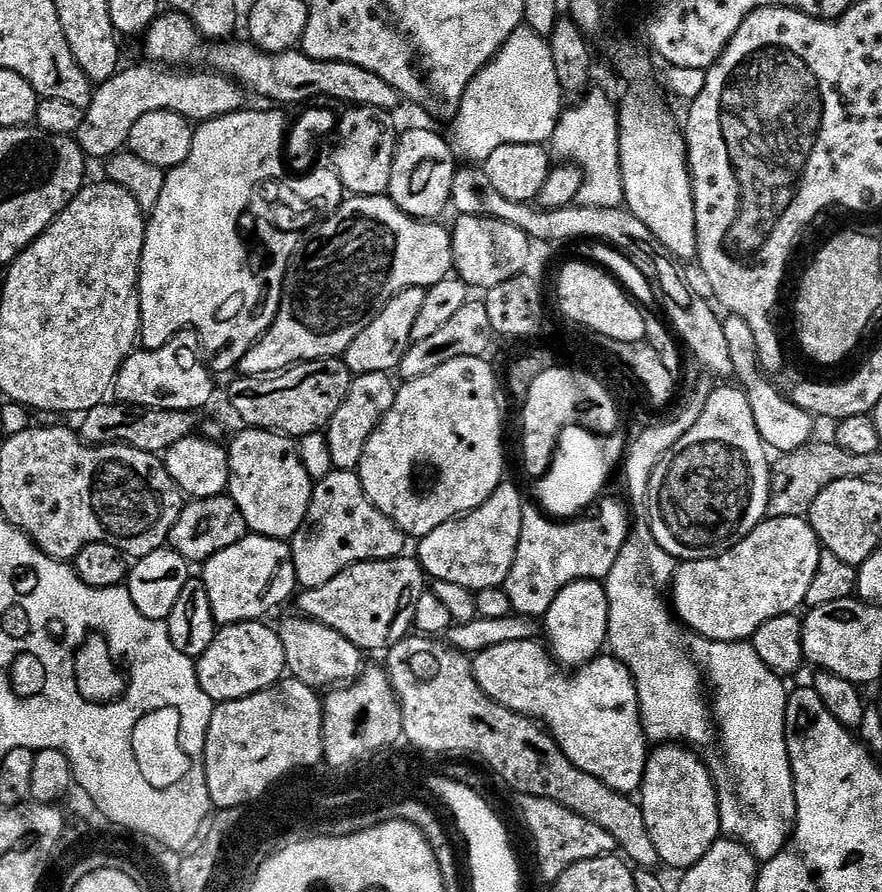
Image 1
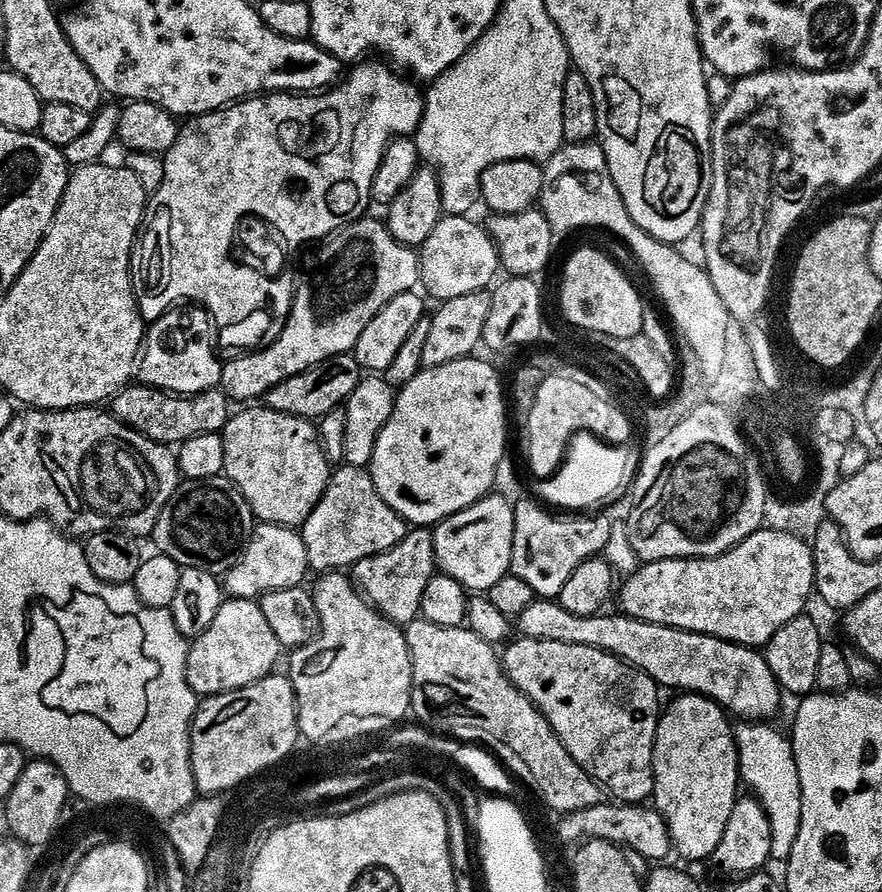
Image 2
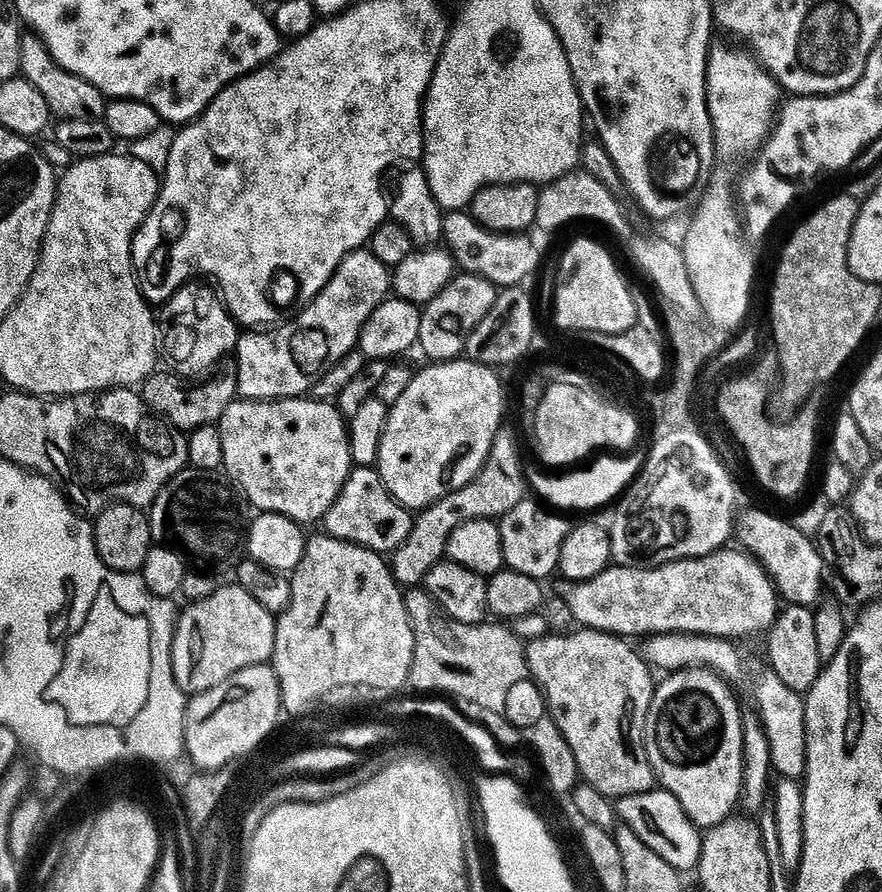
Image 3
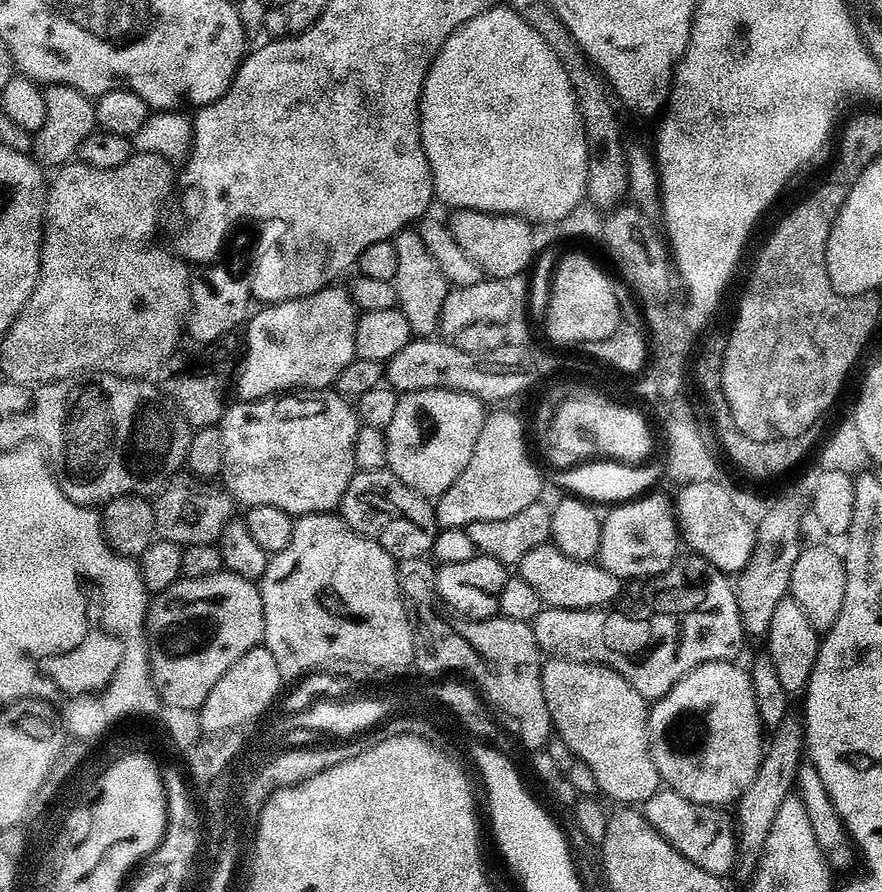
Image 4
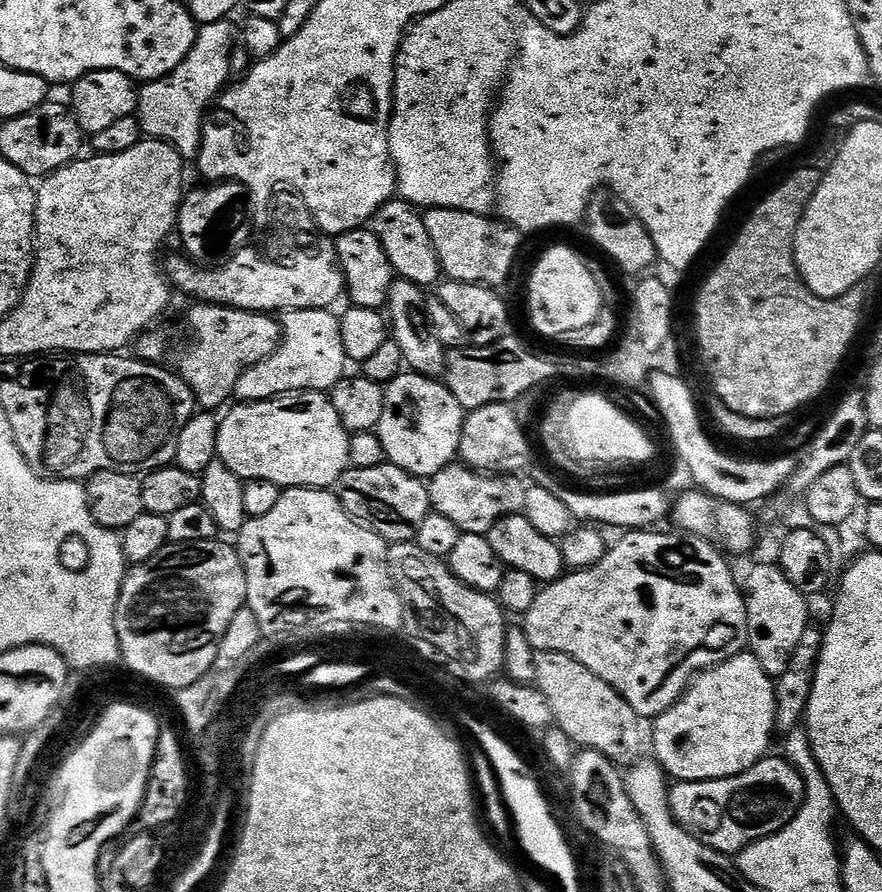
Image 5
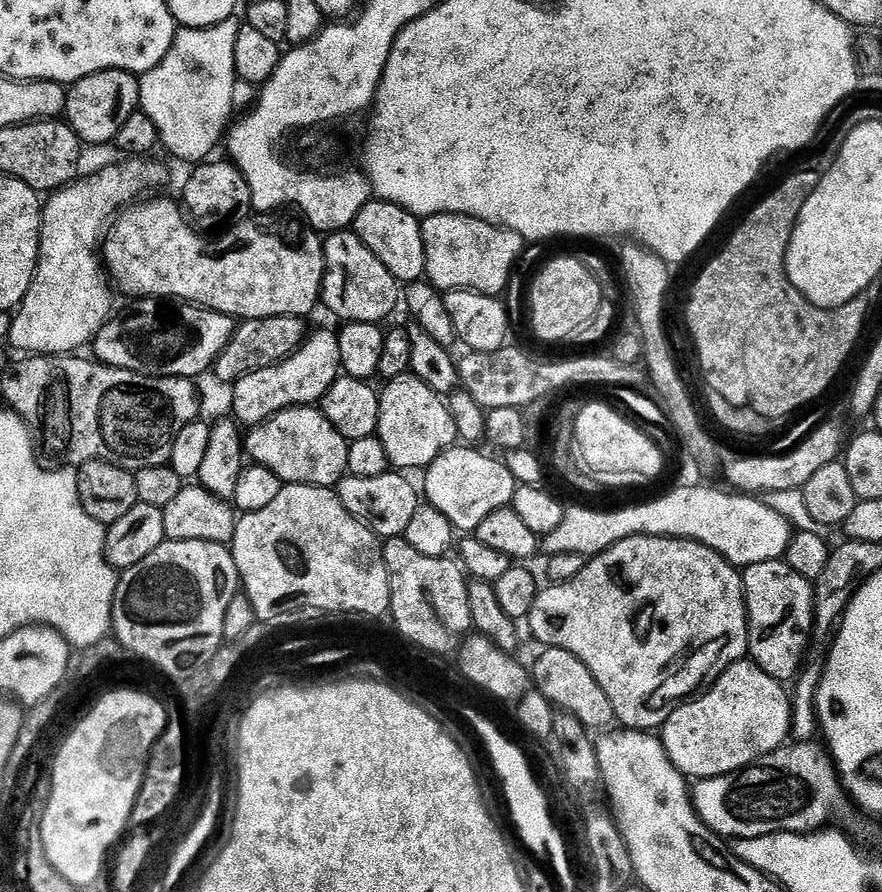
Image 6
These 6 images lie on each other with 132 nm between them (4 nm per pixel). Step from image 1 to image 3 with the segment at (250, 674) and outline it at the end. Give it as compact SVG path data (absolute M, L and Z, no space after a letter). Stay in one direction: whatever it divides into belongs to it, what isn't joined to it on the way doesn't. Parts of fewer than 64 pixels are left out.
M231 586L232 588L217 587L216 591L205 600L197 600L187 605L188 609L181 611L176 618L176 629L174 630L174 638L172 639L172 669L174 670L174 678L188 694L199 694L210 690L214 686L218 686L222 682L226 682L234 674L241 672L244 668L249 668L254 664L268 664L274 654L274 638L276 637L276 616L267 612L259 602L257 602L245 588L239 586Z

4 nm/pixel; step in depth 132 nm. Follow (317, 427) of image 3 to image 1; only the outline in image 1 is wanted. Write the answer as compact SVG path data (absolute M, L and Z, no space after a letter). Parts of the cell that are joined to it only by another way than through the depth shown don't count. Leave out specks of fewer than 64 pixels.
M245 427L228 449L227 495L242 510L249 533L291 541L308 517L314 481L300 457L300 445L291 436L265 428Z

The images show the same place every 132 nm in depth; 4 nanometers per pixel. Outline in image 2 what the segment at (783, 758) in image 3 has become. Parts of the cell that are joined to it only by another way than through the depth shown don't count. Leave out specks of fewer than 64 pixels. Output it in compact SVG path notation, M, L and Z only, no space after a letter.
M537 598L533 604L526 606L518 618L518 632L526 640L545 640L546 642L566 642L574 646L594 646L594 650L611 652L625 664L645 672L656 681L661 689L680 688L681 693L705 696L715 700L725 712L733 717L741 716L744 722L768 722L780 712L782 689L774 678L767 659L757 649L747 648L745 644L731 644L706 634L678 630L661 624L642 622L633 616L615 614L616 616L575 616L563 608L556 600Z

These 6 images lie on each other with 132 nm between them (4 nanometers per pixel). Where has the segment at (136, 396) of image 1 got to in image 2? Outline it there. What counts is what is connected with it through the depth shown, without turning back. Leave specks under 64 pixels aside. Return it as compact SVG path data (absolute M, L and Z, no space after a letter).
M196 306L191 309L192 320L184 310L176 310L159 320L159 327L164 327L166 331L172 332L172 336L152 336L146 340L146 347L138 361L138 380L141 384L150 384L153 388L163 392L173 392L176 396L197 396L203 392L211 392L220 388L220 379L224 364L216 357L218 353L218 336L214 331L211 316L203 308Z

